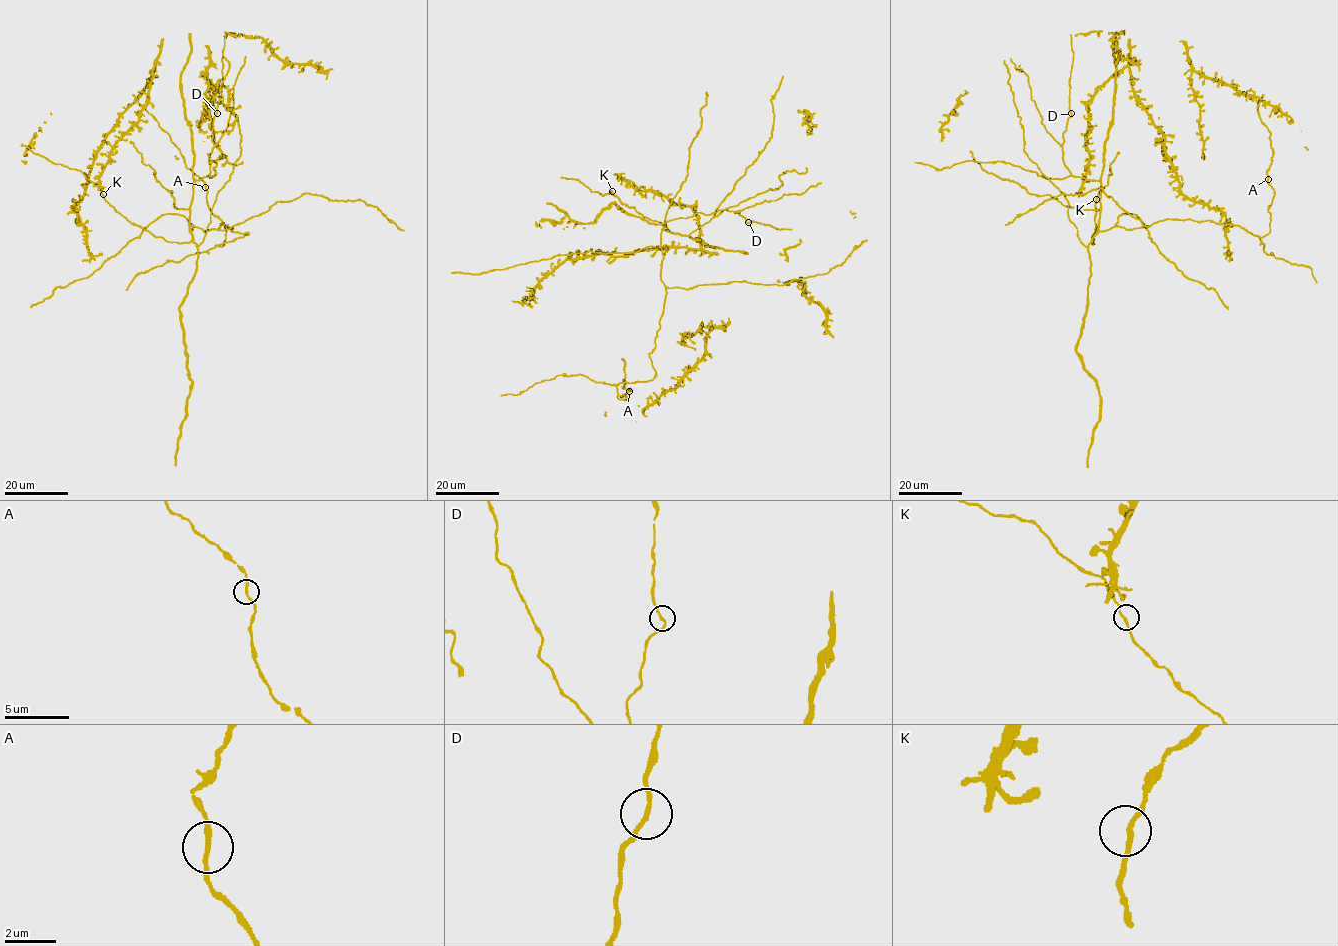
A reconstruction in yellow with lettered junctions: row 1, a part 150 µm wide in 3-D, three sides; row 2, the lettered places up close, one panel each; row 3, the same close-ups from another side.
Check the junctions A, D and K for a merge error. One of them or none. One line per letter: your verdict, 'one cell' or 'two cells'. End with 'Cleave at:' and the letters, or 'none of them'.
A: one cell
D: one cell
K: one cell
Cleave at: none of them

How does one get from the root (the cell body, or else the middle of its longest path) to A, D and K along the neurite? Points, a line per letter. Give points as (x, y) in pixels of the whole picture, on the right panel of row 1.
A: (1115, 226), (1210, 220), (1264, 237), (1274, 195), (1268, 179)
D: (1115, 226), (1099, 230), (1100, 182), (1075, 177), (1063, 163), (1063, 132), (1071, 113)
K: (1115, 226), (1099, 231), (1091, 243), (1094, 243), (1092, 236), (1097, 227), (1096, 199)

